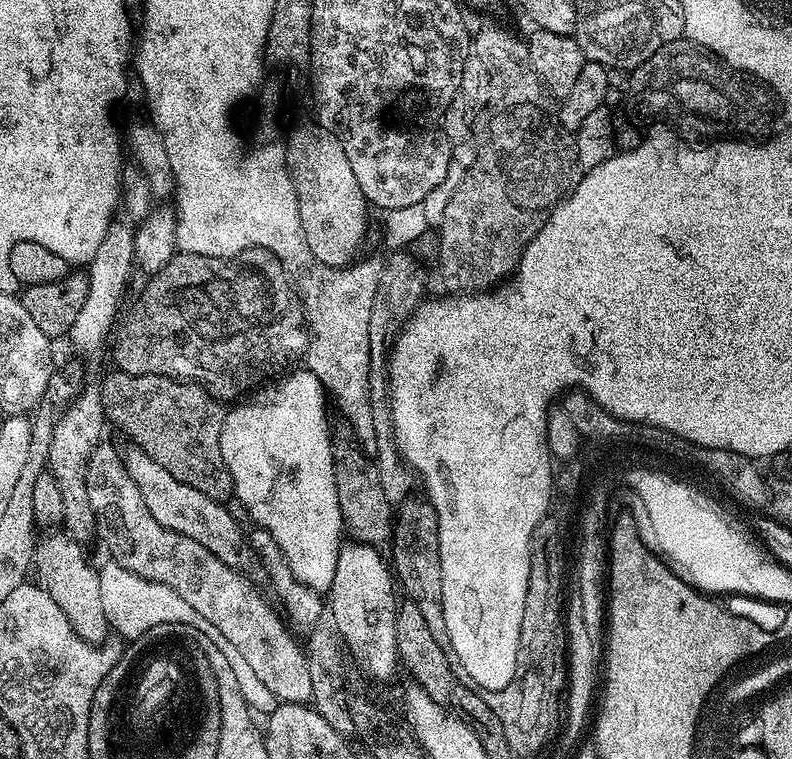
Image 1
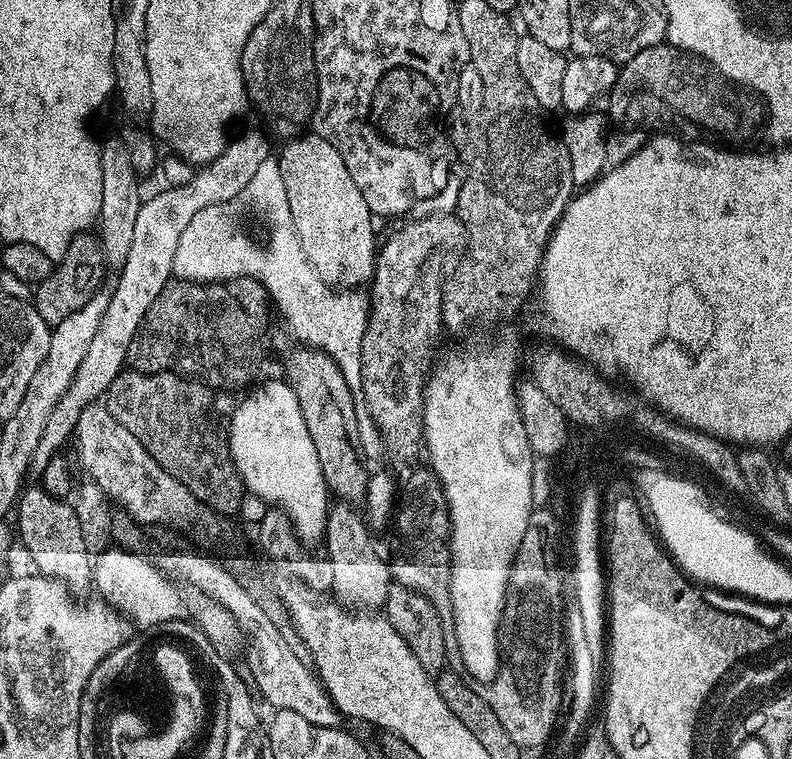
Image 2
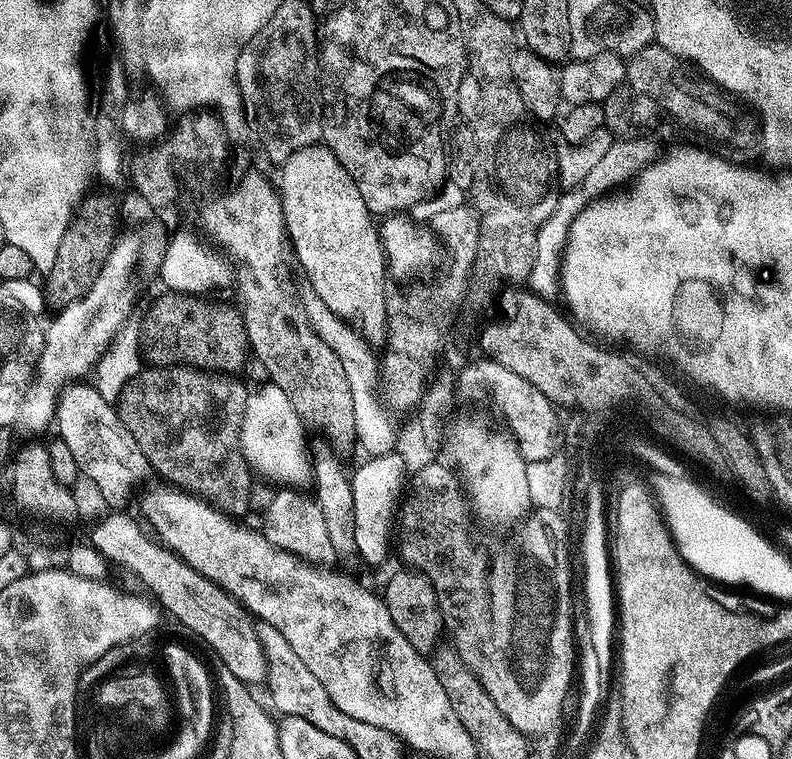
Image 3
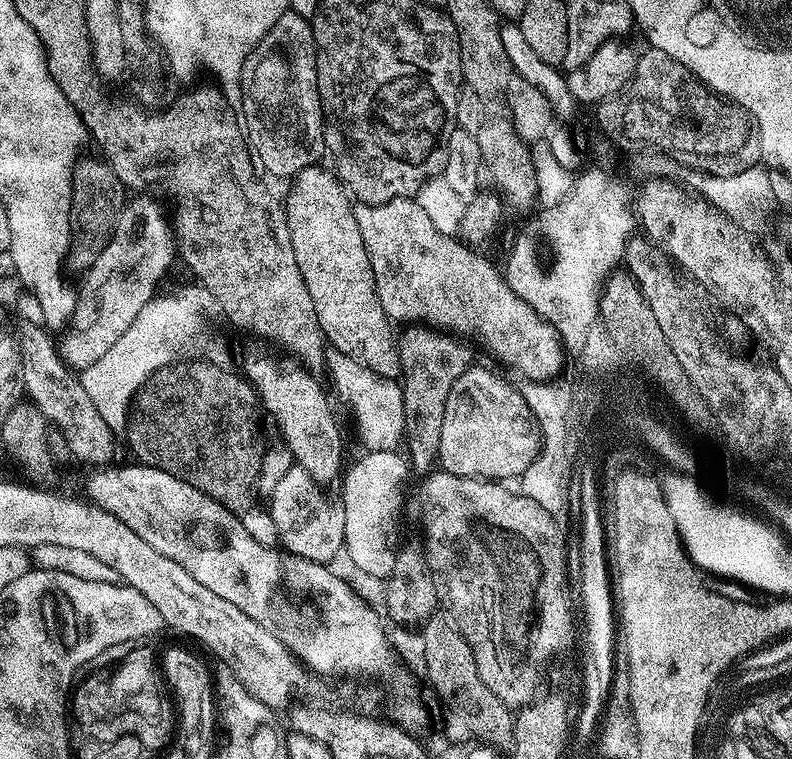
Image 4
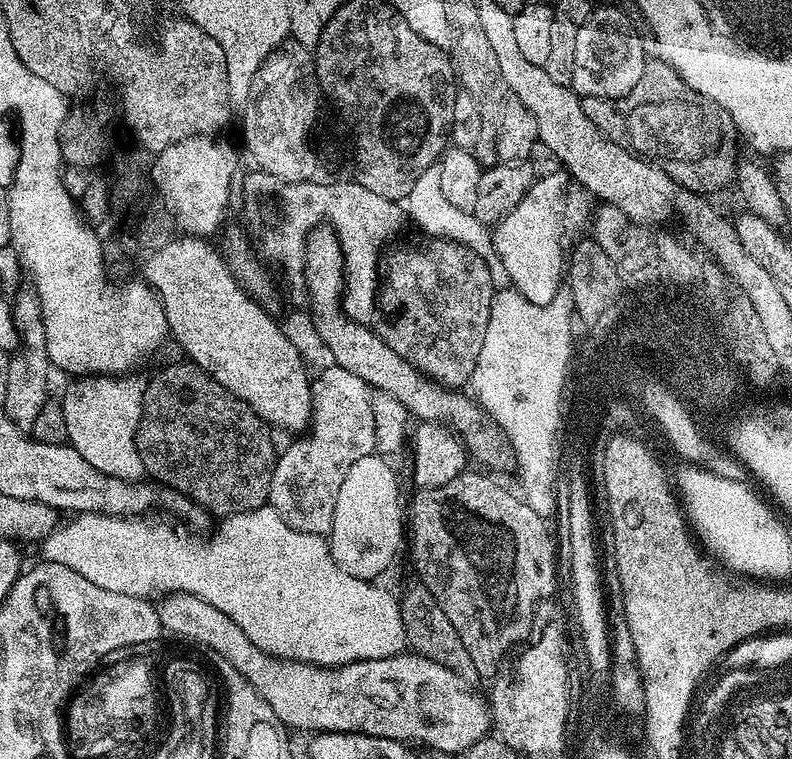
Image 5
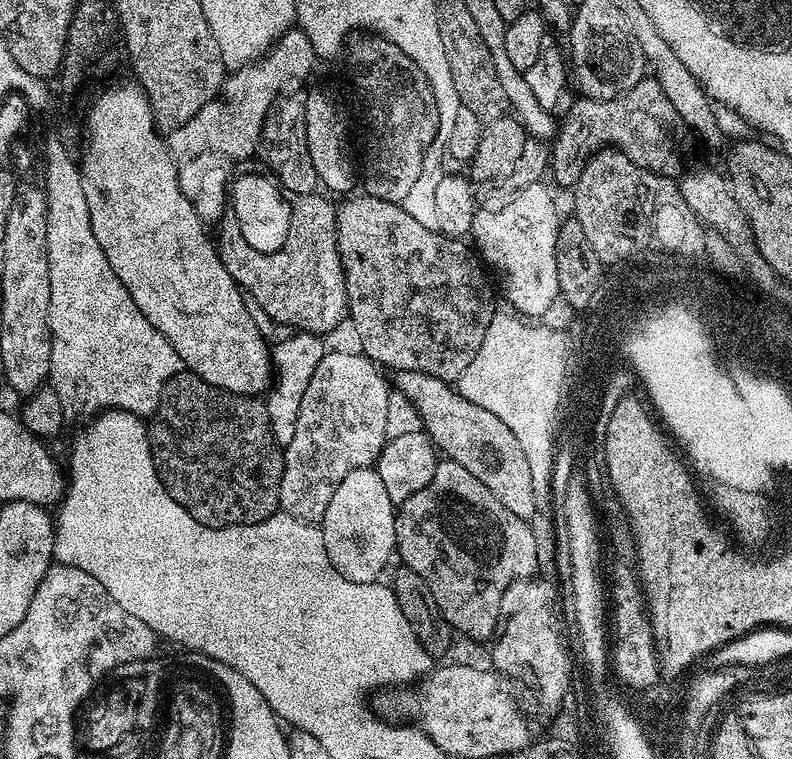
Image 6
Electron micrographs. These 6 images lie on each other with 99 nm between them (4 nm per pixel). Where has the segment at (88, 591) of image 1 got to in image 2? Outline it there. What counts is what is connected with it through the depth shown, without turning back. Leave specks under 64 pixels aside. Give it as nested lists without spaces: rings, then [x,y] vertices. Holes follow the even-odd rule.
[[[43,486],[25,487],[20,493],[14,517],[20,526],[20,540],[41,576],[55,577],[73,594],[93,587],[94,556],[86,550],[82,538],[81,523],[67,499],[52,496]]]

